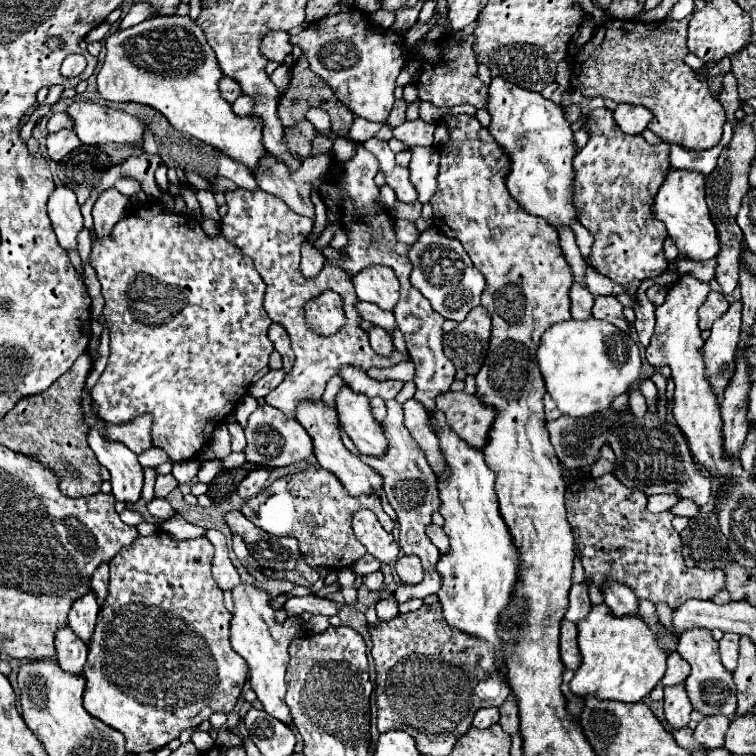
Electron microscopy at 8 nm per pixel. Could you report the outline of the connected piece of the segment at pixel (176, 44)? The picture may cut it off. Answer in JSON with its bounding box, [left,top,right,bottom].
[97,14,265,168]

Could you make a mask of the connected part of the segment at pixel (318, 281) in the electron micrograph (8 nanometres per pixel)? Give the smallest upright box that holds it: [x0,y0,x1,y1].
[221,188,409,418]

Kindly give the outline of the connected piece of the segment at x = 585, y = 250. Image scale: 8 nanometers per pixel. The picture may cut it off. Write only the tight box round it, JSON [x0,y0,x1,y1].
[573,224,593,260]

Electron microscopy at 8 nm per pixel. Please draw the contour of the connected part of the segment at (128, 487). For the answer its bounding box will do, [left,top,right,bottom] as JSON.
[83,392,143,504]

